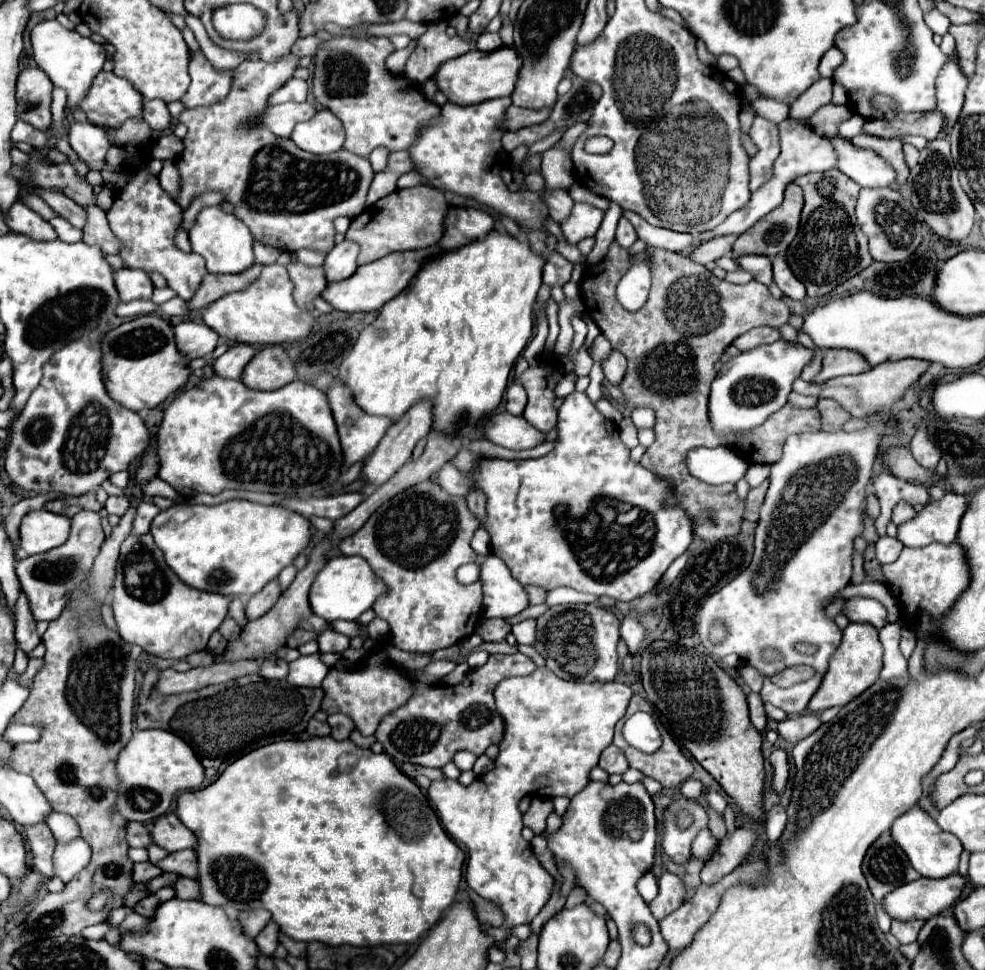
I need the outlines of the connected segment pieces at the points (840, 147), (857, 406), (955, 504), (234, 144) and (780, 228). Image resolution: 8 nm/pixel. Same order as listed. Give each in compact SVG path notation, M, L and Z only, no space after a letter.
M841 137L831 139L831 143L839 155L837 169L843 171L861 187L893 187L895 185L895 179L897 179L895 169L885 159L875 155L875 151L859 149Z
M901 359L901 361L887 361L881 363L877 367L873 367L871 371L865 371L861 375L845 375L845 377L833 377L829 381L823 383L805 383L801 379L797 379L793 383L793 389L797 393L803 395L815 395L815 397L831 397L835 399L845 411L849 411L853 417L857 419L869 419L871 415L881 415L883 423L887 429L897 431L897 417L893 413L893 405L897 401L903 399L905 391L909 387L913 387L919 377L927 371L931 363L923 361L923 359Z
M947 491L941 501L925 505L915 519L899 525L897 539L905 547L925 547L927 543L949 545L957 539L959 523L967 511L967 497Z
M293 53L279 59L279 63L243 61L235 71L235 83L227 99L205 109L185 109L179 115L179 121L187 125L189 133L183 139L185 149L175 161L181 181L175 203L179 203L181 209L187 209L191 201L201 193L219 191L223 193L225 201L233 205L233 215L251 229L257 243L291 253L299 249L329 253L335 247L333 221L337 217L353 219L365 209L367 191L373 181L373 169L369 159L343 149L317 157L299 149L291 139L281 139L277 135L271 135L271 131L255 131L249 123L249 119L253 119L263 107L267 107L267 97L293 77L297 61L299 57L295 57Z
M791 183L785 189L783 203L775 207L775 211L771 211L759 223L755 223L751 231L745 231L743 235L737 237L733 245L733 257L745 253L775 257L777 253L783 253L797 235L801 209L803 209L803 191L799 185Z

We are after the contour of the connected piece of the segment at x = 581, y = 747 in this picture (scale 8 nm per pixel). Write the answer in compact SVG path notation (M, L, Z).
M539 667L535 673L527 677L503 679L495 689L497 711L505 721L505 737L503 743L499 743L497 767L487 775L478 776L469 787L463 787L459 781L453 779L441 779L430 784L427 794L433 801L438 816L441 817L441 825L455 841L459 841L459 845L467 849L469 887L483 899L499 905L499 909L503 911L505 921L501 927L483 925L485 935L493 937L499 949L505 949L505 943L513 935L513 929L517 925L531 923L531 919L549 901L553 889L553 877L543 869L531 845L521 837L524 827L523 814L519 810L521 797L577 795L589 783L589 771L597 765L601 751L613 743L613 727L625 715L631 697L633 697L631 687L621 681L609 681L609 683L565 681L559 679L553 671L547 671L547 667Z

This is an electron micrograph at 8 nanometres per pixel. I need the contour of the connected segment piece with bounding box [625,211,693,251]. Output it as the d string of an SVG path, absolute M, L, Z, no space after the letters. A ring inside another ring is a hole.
M625 211L625 217L631 221L639 239L645 241L645 245L649 249L655 247L655 249L667 249L667 251L683 251L685 247L691 245L693 235L689 235L689 233L675 233L671 229L653 227L651 223L647 223L641 215L637 215L633 211Z

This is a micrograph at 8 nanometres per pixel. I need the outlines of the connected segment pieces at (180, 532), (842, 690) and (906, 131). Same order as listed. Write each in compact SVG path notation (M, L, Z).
M231 499L213 507L189 505L189 511L177 511L179 505L161 511L151 523L151 535L185 585L219 595L259 593L303 553L311 537L311 525L303 515L247 499Z
M849 623L849 627L843 631L839 649L829 659L829 671L815 693L815 699L811 699L807 707L811 713L821 713L829 707L843 707L879 679L879 671L883 669L883 645L877 635L879 631L869 623Z
M939 111L927 113L899 113L891 121L871 119L865 123L863 133L879 135L883 139L893 139L901 135L921 135L925 139L935 139L945 125L945 119Z

